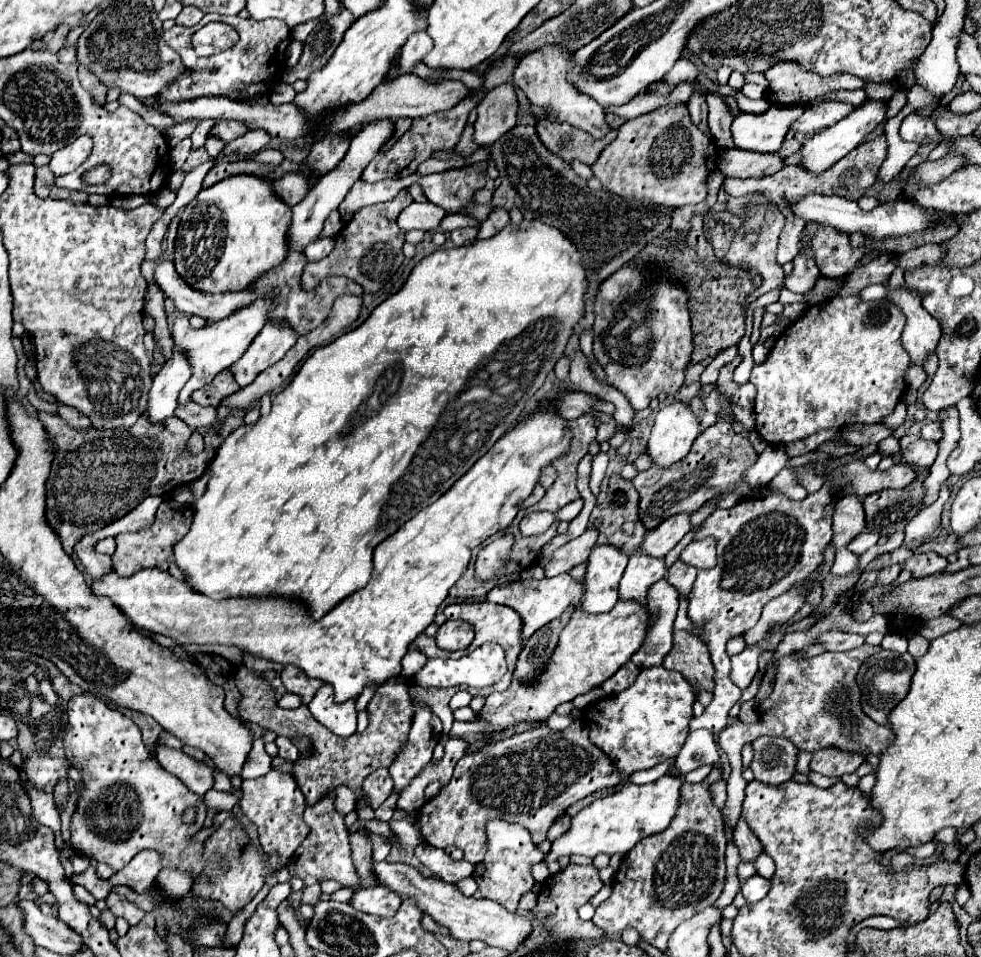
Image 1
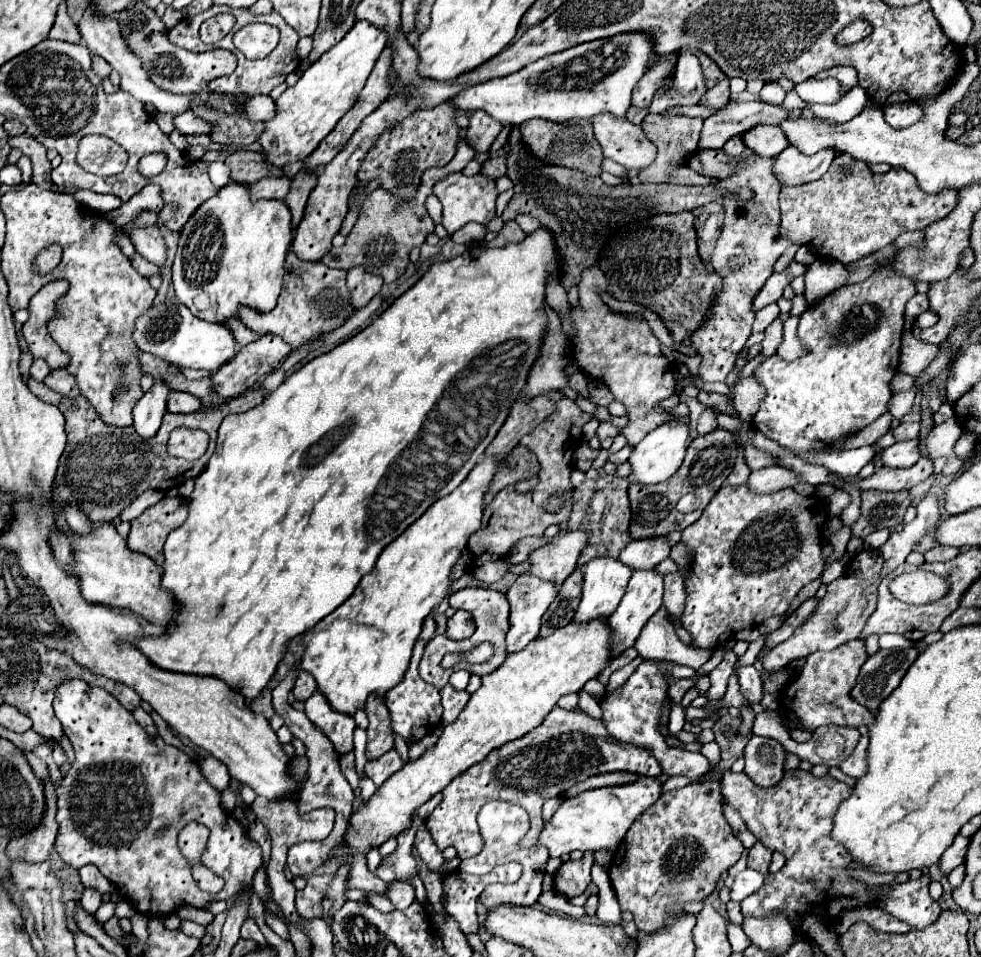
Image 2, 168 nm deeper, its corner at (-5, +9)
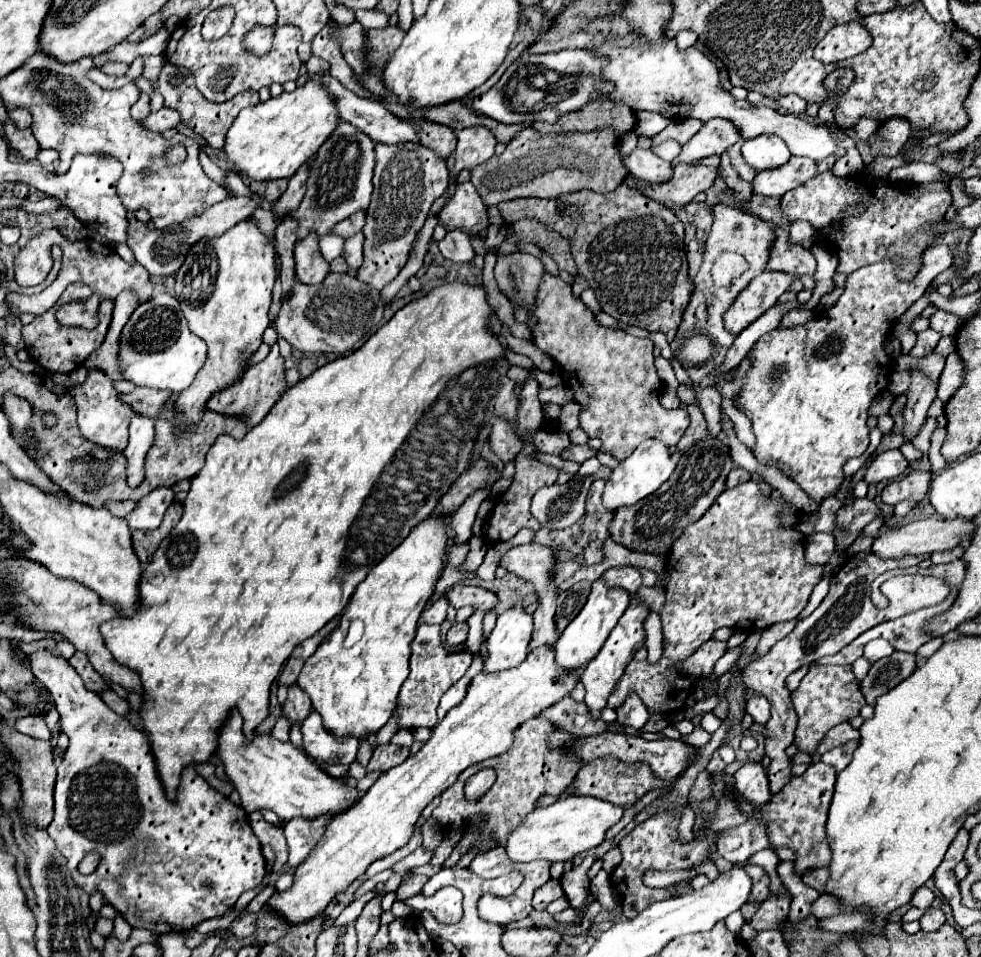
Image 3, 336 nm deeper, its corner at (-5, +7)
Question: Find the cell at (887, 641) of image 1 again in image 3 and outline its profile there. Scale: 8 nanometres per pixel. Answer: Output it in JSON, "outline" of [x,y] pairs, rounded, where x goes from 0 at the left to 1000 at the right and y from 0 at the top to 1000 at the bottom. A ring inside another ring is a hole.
{"outline":[[[891,668],[891,670],[887,670],[887,672],[881,676],[881,687],[887,689],[887,693],[891,693],[891,691],[907,684],[909,680],[911,680],[911,676],[905,674],[905,670],[901,670],[901,668]]]}

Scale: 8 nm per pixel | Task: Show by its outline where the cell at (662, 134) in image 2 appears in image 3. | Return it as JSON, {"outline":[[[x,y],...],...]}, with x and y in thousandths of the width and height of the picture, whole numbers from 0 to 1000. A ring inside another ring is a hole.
{"outline":[[[705,122],[693,124],[693,126],[685,126],[677,137],[673,137],[673,139],[669,139],[665,143],[665,154],[671,154],[673,149],[683,147],[683,145],[691,147],[693,152],[697,152],[714,137],[714,133],[716,133],[716,126],[709,126]]]}

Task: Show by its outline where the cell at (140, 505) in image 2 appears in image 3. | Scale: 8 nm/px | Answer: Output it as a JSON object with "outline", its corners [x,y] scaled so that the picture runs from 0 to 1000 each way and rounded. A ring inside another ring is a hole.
{"outline":[[[116,524],[116,526],[110,526],[110,532],[118,540],[128,540],[135,532],[139,532],[139,526],[137,524]]]}

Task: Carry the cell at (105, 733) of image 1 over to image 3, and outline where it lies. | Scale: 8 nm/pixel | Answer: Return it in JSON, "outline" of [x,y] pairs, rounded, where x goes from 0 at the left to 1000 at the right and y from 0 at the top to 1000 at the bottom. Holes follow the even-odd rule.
{"outline":[[[37,680],[31,684],[31,689],[37,710],[43,712],[53,724],[61,745],[63,764],[71,772],[65,795],[59,801],[55,856],[49,862],[49,873],[69,898],[69,910],[73,912],[77,925],[82,925],[88,933],[98,929],[104,931],[108,944],[112,944],[135,969],[153,971],[159,977],[165,977],[171,973],[194,971],[208,960],[226,958],[226,954],[239,946],[249,931],[261,929],[267,923],[271,898],[247,843],[234,839],[234,835],[214,822],[210,814],[198,806],[198,801],[188,801],[183,820],[179,824],[179,837],[175,837],[161,812],[159,793],[151,770],[137,762],[128,749],[116,745],[100,724],[90,722],[77,699],[67,689],[57,687],[53,680]],[[145,879],[153,879],[163,898],[149,914],[143,914],[133,906],[137,889]],[[92,889],[102,893],[102,902],[96,912],[84,914],[80,904]],[[210,921],[214,921],[216,927],[208,927]]]}

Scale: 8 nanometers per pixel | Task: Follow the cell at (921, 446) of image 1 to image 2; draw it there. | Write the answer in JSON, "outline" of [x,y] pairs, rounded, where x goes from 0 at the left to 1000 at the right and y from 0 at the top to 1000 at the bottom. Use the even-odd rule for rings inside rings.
{"outline":[[[930,459],[930,461],[919,461],[919,463],[911,463],[909,467],[899,471],[899,486],[901,488],[909,488],[909,490],[924,490],[930,488],[936,480],[938,480],[938,465]]]}

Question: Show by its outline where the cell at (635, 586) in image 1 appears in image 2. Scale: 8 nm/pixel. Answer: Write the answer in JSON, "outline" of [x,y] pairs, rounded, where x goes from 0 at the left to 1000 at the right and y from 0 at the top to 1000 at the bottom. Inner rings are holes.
{"outline":[[[667,595],[665,597],[646,597],[644,605],[640,609],[636,626],[632,628],[630,636],[620,647],[620,653],[622,653],[622,659],[624,659],[624,666],[622,666],[622,684],[630,687],[638,678],[646,676],[652,659],[656,657],[656,653],[661,651],[661,647],[673,634],[675,634],[675,601],[667,599]]]}

